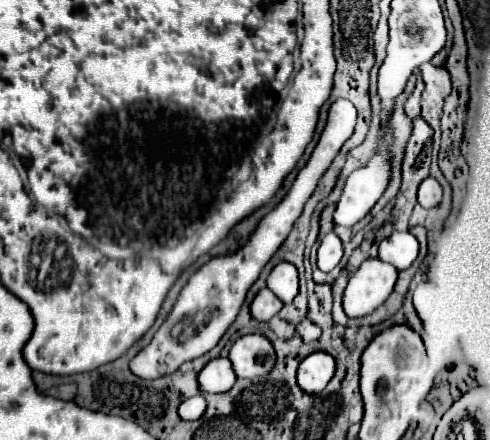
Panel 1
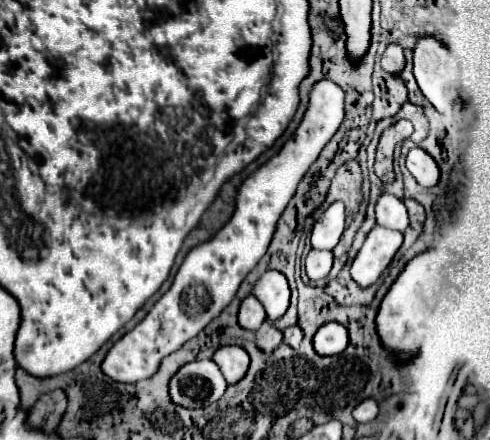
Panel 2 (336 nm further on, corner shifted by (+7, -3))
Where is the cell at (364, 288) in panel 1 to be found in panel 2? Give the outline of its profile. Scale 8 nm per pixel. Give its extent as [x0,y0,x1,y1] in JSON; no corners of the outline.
[352,225,402,287]

